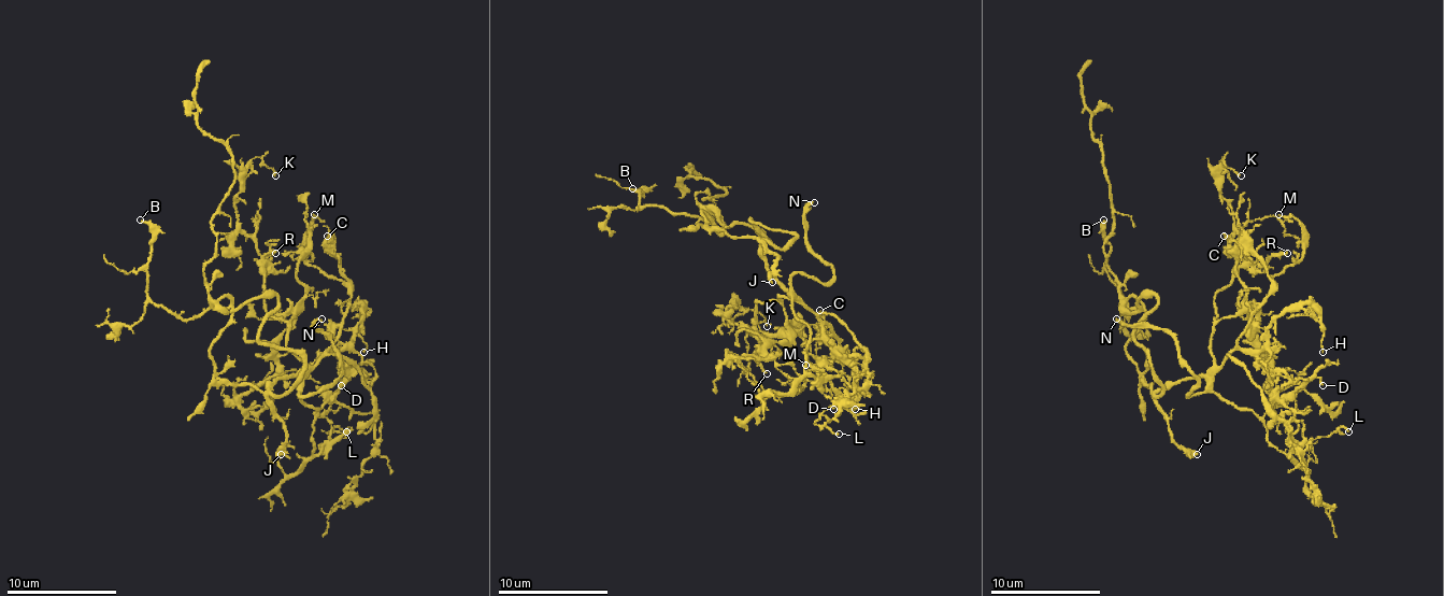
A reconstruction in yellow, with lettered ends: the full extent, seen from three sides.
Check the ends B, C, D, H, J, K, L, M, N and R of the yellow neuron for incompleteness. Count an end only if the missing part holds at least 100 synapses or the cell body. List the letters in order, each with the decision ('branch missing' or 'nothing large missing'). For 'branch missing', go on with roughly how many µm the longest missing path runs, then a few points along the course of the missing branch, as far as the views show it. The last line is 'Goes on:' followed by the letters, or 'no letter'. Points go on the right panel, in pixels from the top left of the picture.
B: nothing large missing
C: nothing large missing
D: nothing large missing
H: nothing large missing
J: nothing large missing
K: nothing large missing
L: nothing large missing
M: nothing large missing
N: branch missing | 25 µm | (1116, 318), (1109, 313), (1105, 297), (1077, 266), (1053, 264), (1031, 246), (1061, 239), (1086, 222)
R: nothing large missing
Goes on: N

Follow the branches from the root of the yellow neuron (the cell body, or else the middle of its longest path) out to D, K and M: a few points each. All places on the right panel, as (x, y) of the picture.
D: (1144, 379), (1155, 391), (1202, 377), (1216, 393), (1260, 417), (1315, 377), (1323, 385)
K: (1144, 379), (1155, 391), (1213, 366), (1216, 294), (1243, 255), (1221, 195), (1221, 159), (1241, 175)
M: (1144, 379), (1155, 391), (1207, 377), (1238, 343), (1271, 280), (1304, 250), (1304, 228), (1278, 214)

